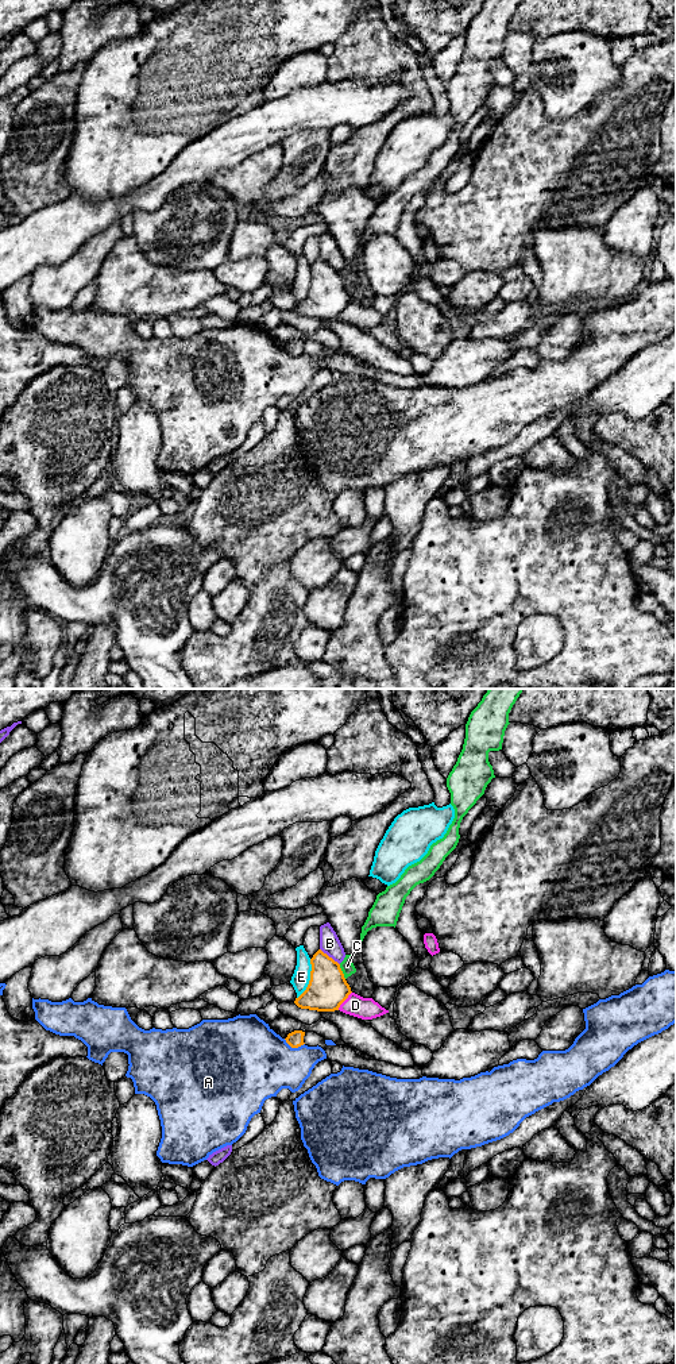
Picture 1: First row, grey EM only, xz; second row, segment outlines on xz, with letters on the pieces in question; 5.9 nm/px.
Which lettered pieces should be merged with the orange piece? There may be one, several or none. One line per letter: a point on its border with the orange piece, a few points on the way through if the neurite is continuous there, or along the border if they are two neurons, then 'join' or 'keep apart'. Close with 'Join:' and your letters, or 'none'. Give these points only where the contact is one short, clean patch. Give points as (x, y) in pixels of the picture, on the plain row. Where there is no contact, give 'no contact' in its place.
A: xz (294, 355) | keep apart
B: xz (328, 265) | keep apart
C: xz (342, 280) | keep apart
D: xz (344, 308) | along xz (351, 300), (338, 318) | keep apart
E: xz (311, 288) | keep apart
Join: none

